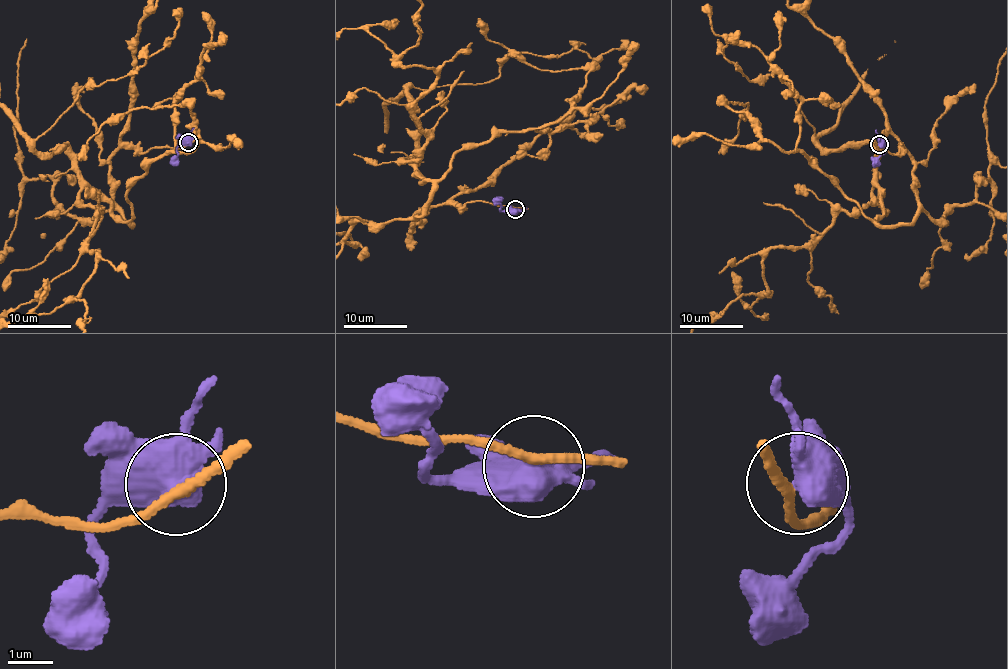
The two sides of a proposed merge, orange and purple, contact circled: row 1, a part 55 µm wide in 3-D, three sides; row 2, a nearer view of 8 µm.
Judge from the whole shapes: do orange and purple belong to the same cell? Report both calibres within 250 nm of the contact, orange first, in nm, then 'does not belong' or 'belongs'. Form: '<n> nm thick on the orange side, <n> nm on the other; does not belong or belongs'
200 nm thick on the orange side, 480 nm on the other; does not belong

